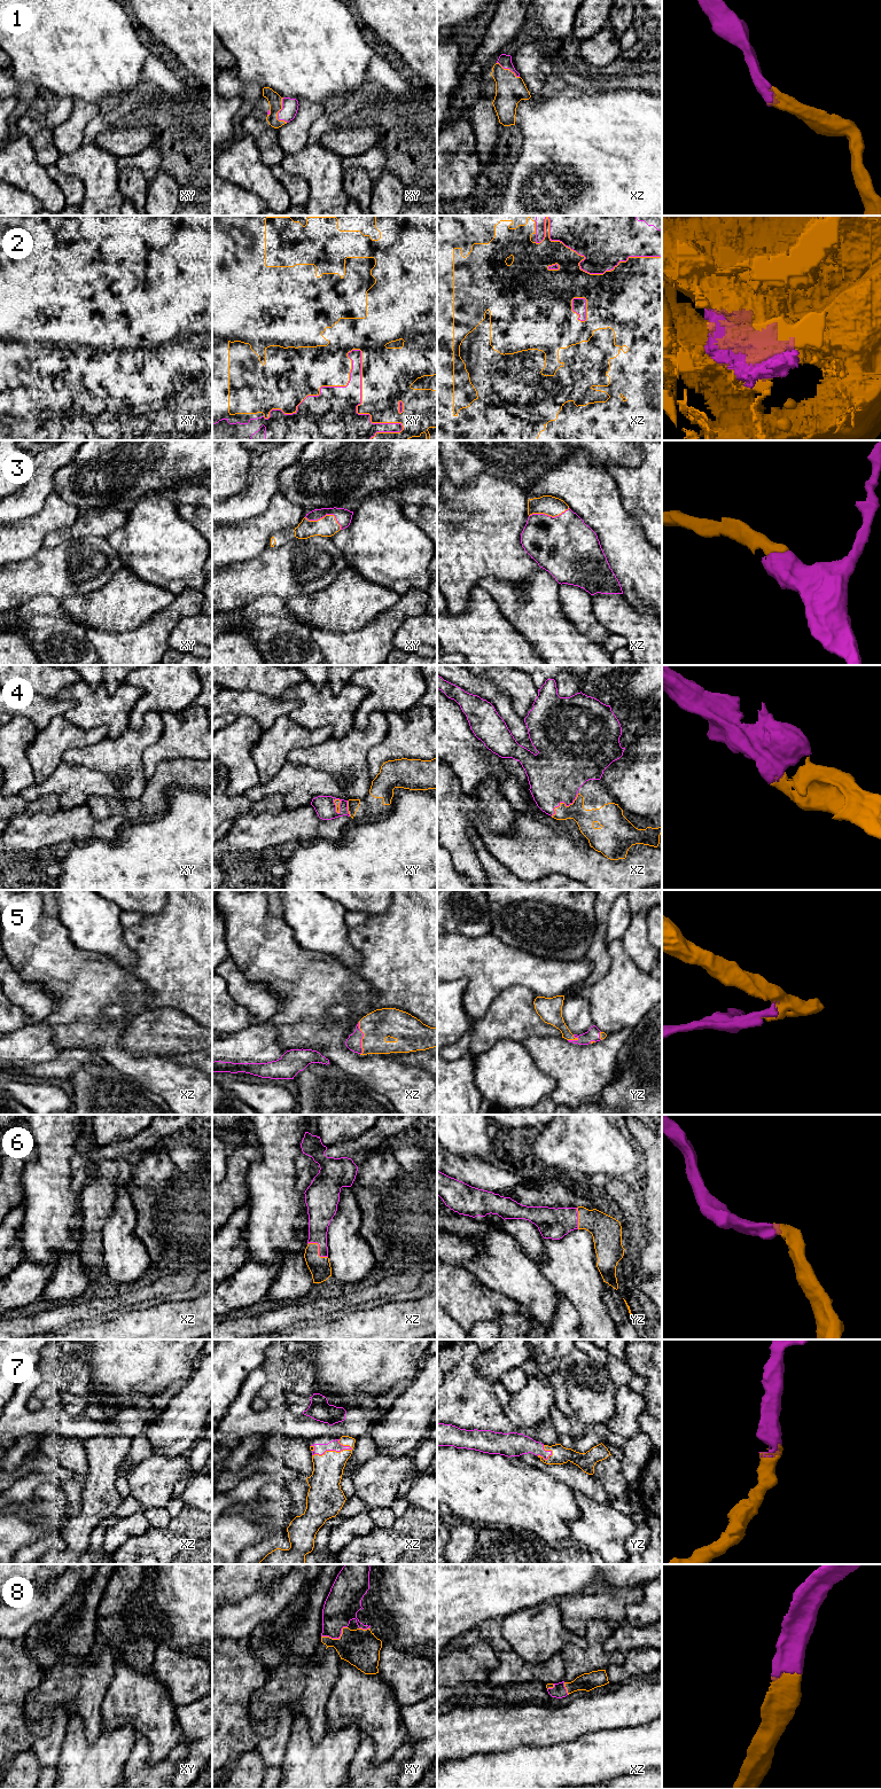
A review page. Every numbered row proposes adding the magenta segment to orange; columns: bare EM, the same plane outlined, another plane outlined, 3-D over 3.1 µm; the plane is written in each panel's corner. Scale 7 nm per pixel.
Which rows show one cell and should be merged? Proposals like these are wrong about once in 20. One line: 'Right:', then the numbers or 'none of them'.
Right: 1, 2, 3, 4, 5, 6, 7, 8

